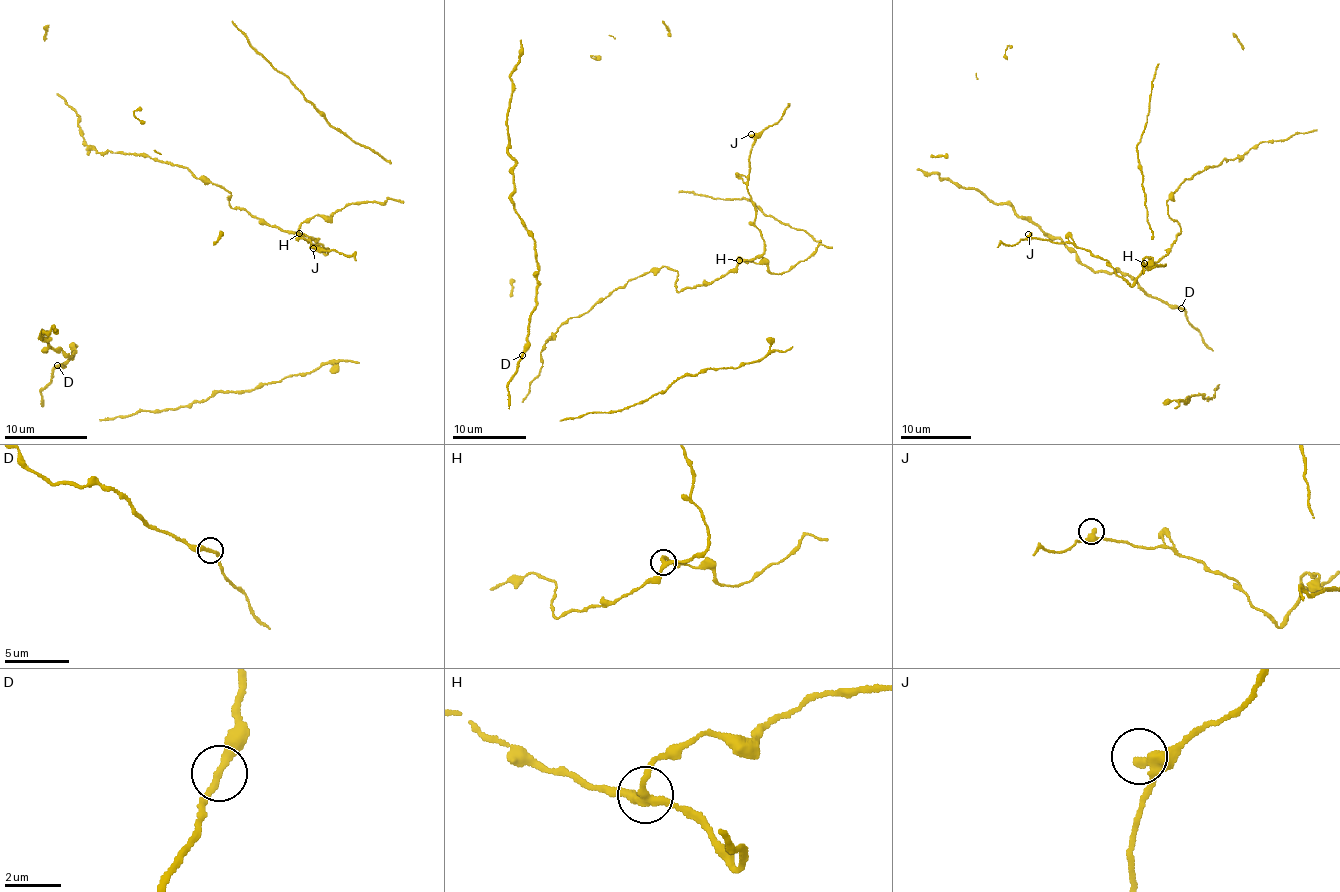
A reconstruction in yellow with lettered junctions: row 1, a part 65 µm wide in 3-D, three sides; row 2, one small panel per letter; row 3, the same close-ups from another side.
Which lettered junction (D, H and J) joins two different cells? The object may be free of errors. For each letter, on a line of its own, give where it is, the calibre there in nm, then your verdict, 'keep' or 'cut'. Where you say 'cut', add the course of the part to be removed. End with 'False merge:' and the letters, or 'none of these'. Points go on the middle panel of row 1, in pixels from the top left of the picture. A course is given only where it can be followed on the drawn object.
D: at (522, 355); 280 nm thick; keep
H: at (739, 260); 240 nm thick; cut
J: at (751, 134); 320 nm thick; keep
False merge: H

